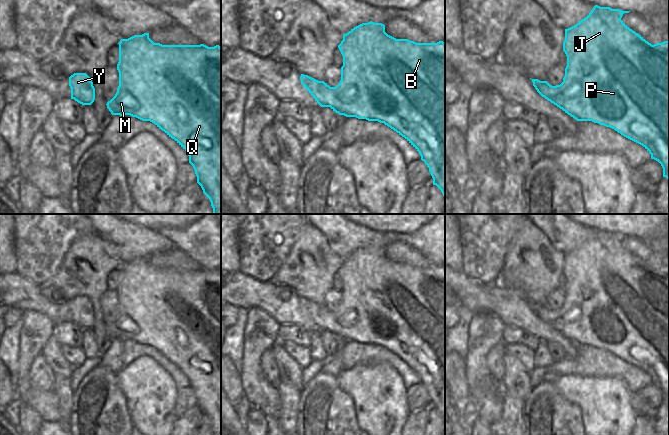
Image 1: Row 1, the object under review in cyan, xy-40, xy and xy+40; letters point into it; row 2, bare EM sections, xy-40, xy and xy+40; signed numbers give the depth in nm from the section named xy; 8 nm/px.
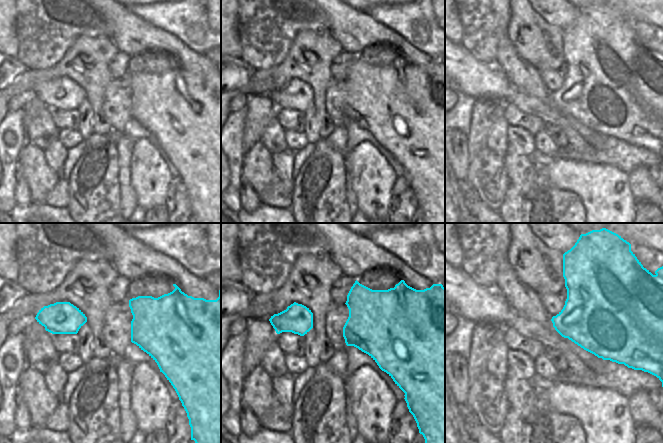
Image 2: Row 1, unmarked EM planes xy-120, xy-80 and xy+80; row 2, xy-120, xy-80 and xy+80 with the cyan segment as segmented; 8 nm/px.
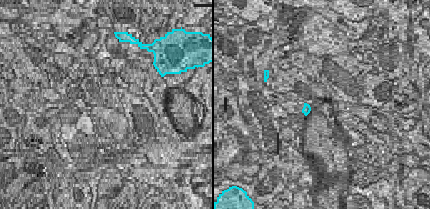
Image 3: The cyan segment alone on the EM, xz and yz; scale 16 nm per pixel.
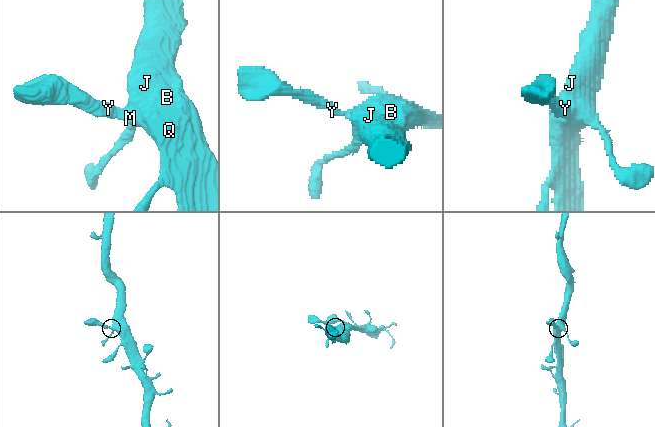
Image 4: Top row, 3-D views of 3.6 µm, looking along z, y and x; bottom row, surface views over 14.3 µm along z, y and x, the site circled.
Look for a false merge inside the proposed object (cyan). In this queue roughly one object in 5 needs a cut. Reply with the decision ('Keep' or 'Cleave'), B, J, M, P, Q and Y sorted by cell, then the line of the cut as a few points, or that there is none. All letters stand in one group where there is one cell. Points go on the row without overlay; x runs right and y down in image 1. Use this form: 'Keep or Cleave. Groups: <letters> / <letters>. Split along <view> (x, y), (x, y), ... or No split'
Keep. Groups: B J M P Q Y. No split

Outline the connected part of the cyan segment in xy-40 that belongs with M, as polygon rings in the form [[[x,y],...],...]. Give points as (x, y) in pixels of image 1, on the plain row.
[[[149,257],[134,259],[128,263],[121,263],[119,268],[119,310],[115,320],[107,326],[107,332],[112,339],[130,339],[142,345],[150,345],[169,361],[174,363],[188,378],[189,387],[193,390],[197,400],[197,407],[201,410],[203,417],[209,422],[213,435],[221,435],[221,271],[216,269],[208,271],[200,269],[162,269],[154,267],[149,262]]]

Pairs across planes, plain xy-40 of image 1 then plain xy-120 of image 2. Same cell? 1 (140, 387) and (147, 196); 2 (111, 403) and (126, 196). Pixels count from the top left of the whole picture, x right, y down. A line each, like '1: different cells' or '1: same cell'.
1: same cell
2: different cells

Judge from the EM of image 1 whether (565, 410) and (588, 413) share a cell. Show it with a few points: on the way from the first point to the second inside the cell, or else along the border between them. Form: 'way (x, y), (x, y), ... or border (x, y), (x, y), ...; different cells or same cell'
border (563, 397), (578, 406), (583, 424); different cells

